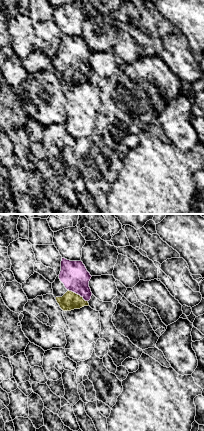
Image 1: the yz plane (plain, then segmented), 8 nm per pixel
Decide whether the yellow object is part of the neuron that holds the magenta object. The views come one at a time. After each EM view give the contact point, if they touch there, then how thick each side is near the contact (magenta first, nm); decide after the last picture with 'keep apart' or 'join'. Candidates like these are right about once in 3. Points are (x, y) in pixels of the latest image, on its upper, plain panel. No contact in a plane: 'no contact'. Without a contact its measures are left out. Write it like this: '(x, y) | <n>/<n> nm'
(78, 70) | 220/150 nm

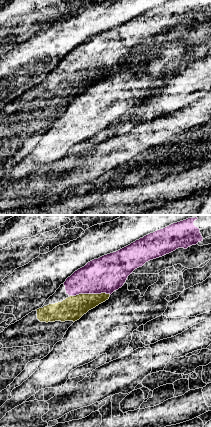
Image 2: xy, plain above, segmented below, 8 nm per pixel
(90, 69) | 300/190 nm

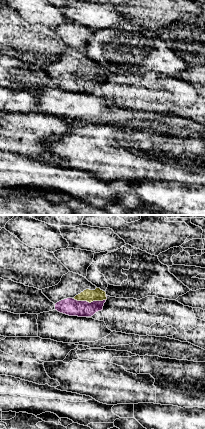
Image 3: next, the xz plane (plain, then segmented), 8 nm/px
(91, 78) | 140/100 nm

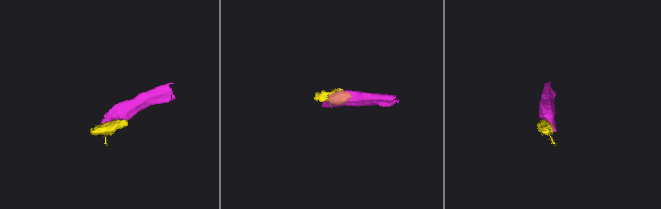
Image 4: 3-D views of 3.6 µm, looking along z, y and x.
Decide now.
join

